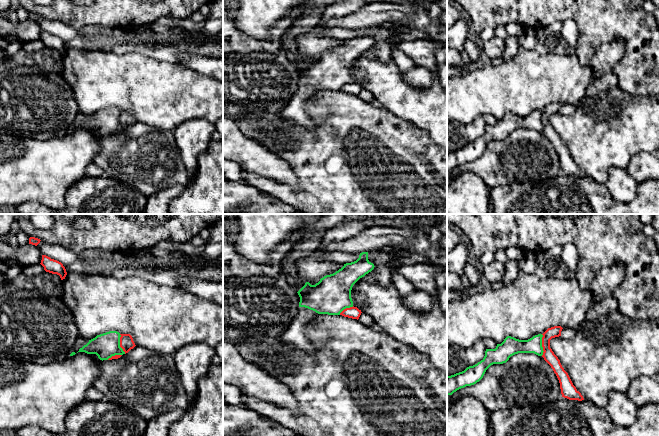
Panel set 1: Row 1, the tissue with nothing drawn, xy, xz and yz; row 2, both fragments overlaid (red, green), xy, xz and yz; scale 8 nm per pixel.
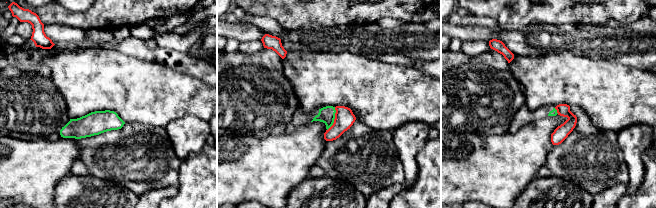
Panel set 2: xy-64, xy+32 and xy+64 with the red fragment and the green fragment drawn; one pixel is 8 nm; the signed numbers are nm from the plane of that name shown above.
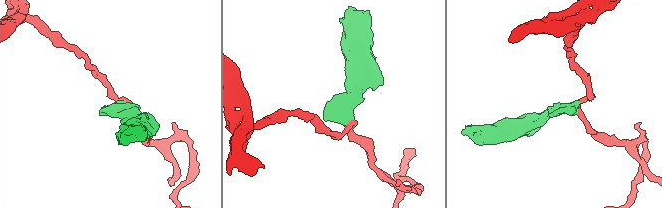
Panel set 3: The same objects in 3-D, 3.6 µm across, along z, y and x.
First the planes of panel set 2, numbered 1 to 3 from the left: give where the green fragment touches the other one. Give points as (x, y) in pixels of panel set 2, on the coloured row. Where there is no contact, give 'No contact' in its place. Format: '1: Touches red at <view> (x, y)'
1: No contact
2: Touches red at xy+32 (334, 119)
3: Touches red at xy+64 (557, 111)

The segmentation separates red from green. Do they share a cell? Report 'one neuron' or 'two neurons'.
two neurons

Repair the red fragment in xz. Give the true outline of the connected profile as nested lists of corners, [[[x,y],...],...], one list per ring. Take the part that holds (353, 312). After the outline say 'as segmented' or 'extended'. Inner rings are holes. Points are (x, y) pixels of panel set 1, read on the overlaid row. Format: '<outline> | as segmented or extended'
[[[350,307],[350,308],[346,308],[344,309],[340,315],[344,316],[344,317],[348,317],[348,318],[352,318],[352,319],[359,319],[360,315],[361,315],[361,310],[359,310],[357,307]]] | as segmented

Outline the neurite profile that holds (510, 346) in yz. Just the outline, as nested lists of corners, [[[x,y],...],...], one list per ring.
[[[542,334],[533,336],[528,340],[519,340],[507,336],[495,349],[486,349],[484,358],[464,371],[447,376],[447,395],[452,395],[457,390],[479,382],[486,370],[493,364],[506,363],[509,358],[518,353],[534,353],[543,355]]]

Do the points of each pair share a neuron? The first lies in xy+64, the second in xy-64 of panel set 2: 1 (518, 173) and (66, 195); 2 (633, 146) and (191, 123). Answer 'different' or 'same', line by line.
1: different
2: same

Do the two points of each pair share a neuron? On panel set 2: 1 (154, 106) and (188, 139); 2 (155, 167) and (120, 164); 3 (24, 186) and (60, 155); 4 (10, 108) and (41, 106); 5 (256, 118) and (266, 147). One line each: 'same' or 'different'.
1: different
2: same
3: same
4: same
5: different

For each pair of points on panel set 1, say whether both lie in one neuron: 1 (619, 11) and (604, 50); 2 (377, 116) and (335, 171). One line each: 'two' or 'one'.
1: two
2: one

